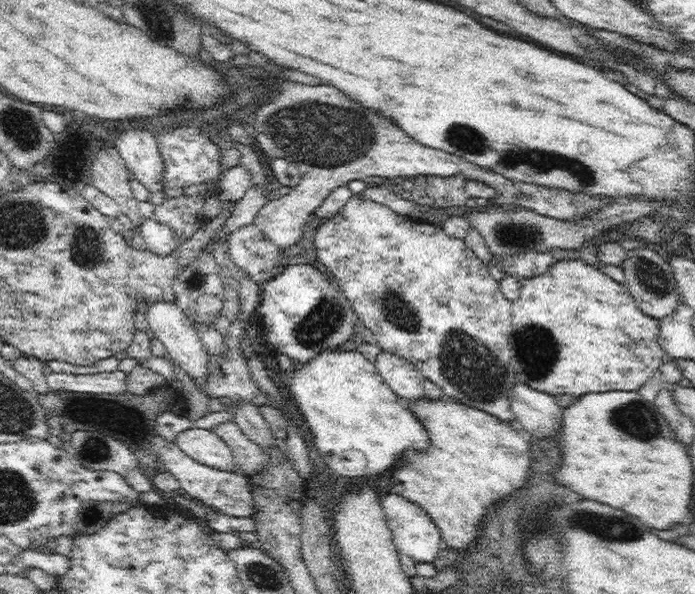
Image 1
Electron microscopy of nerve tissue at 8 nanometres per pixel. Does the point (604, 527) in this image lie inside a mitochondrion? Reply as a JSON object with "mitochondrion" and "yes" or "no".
{"mitochondrion":"yes"}

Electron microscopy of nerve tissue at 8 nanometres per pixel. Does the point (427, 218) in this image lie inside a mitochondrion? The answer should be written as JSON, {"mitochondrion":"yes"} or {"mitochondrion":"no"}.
{"mitochondrion":"no"}

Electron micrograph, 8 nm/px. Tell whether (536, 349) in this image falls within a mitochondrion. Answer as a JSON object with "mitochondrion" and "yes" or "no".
{"mitochondrion":"yes"}

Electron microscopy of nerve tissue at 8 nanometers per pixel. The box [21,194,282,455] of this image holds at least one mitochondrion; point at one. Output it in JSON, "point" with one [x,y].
{"point":[86,252]}

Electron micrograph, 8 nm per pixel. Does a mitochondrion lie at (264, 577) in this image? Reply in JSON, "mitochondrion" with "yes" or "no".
{"mitochondrion":"yes"}

